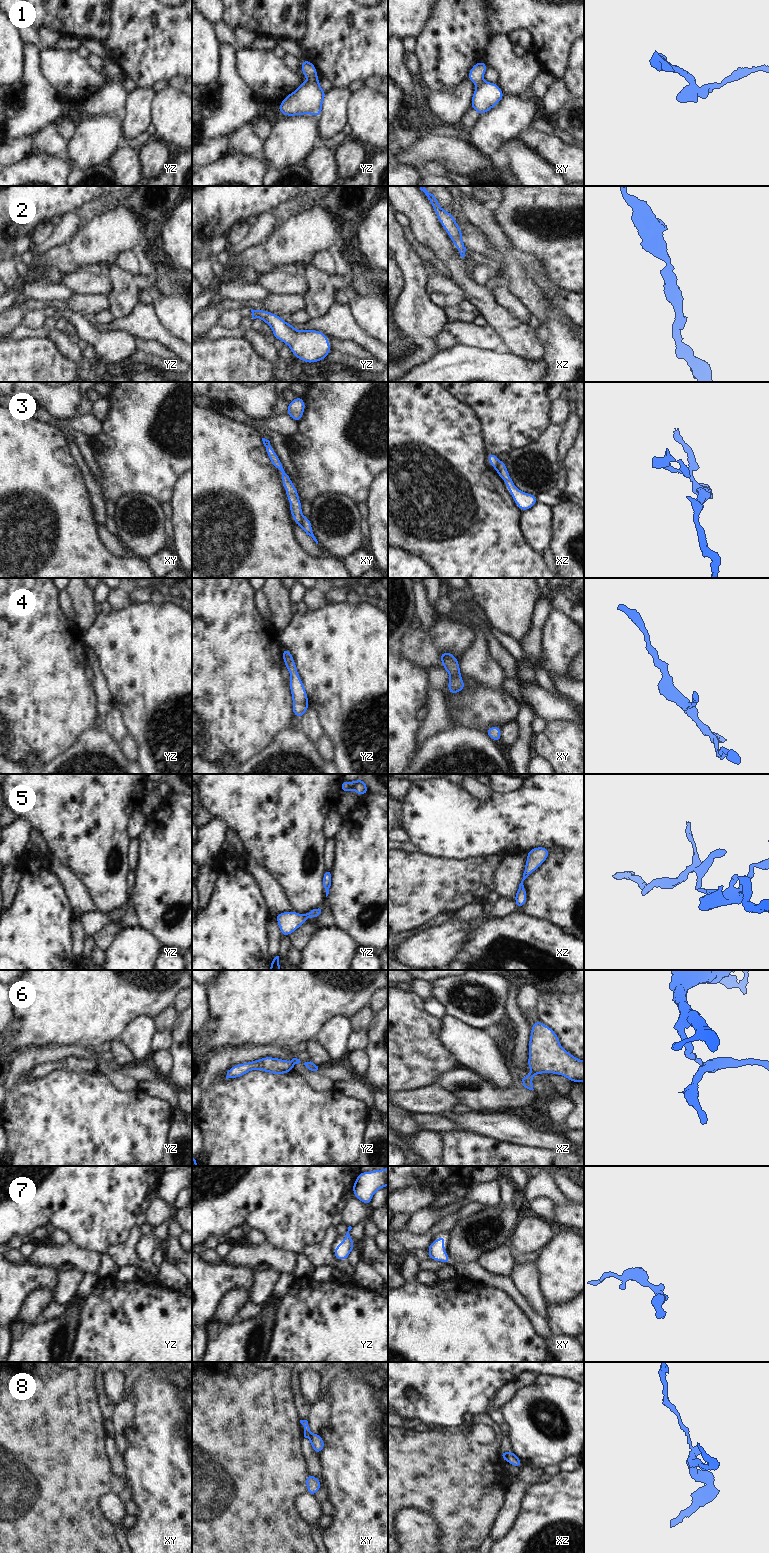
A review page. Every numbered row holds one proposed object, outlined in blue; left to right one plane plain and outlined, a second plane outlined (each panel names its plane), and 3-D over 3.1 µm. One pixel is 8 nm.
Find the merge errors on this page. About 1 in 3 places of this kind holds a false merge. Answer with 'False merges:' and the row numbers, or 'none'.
False merges: 1, 3, 6, 8.

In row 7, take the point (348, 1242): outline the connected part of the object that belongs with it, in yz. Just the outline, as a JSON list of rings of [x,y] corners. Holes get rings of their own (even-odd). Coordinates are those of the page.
[[[351,1226],[348,1227],[348,1231],[342,1242],[334,1249],[333,1254],[338,1260],[347,1260],[349,1254],[354,1249],[354,1243],[349,1231],[352,1229]]]

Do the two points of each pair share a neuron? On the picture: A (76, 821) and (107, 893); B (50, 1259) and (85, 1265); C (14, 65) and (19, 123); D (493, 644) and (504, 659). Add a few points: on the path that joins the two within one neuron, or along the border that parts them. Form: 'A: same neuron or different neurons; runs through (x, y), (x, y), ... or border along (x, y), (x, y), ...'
A: same neuron; runs through (89, 839), (93, 843), (104, 875)
B: same neuron; runs through (59, 1259), (76, 1259)
C: different neurons; border along (24, 60), (24, 76), (20, 83)
D: same neuron; runs through (495, 648), (500, 655)

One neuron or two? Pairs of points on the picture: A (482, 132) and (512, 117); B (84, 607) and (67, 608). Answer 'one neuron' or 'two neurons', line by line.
A: one neuron
B: two neurons

